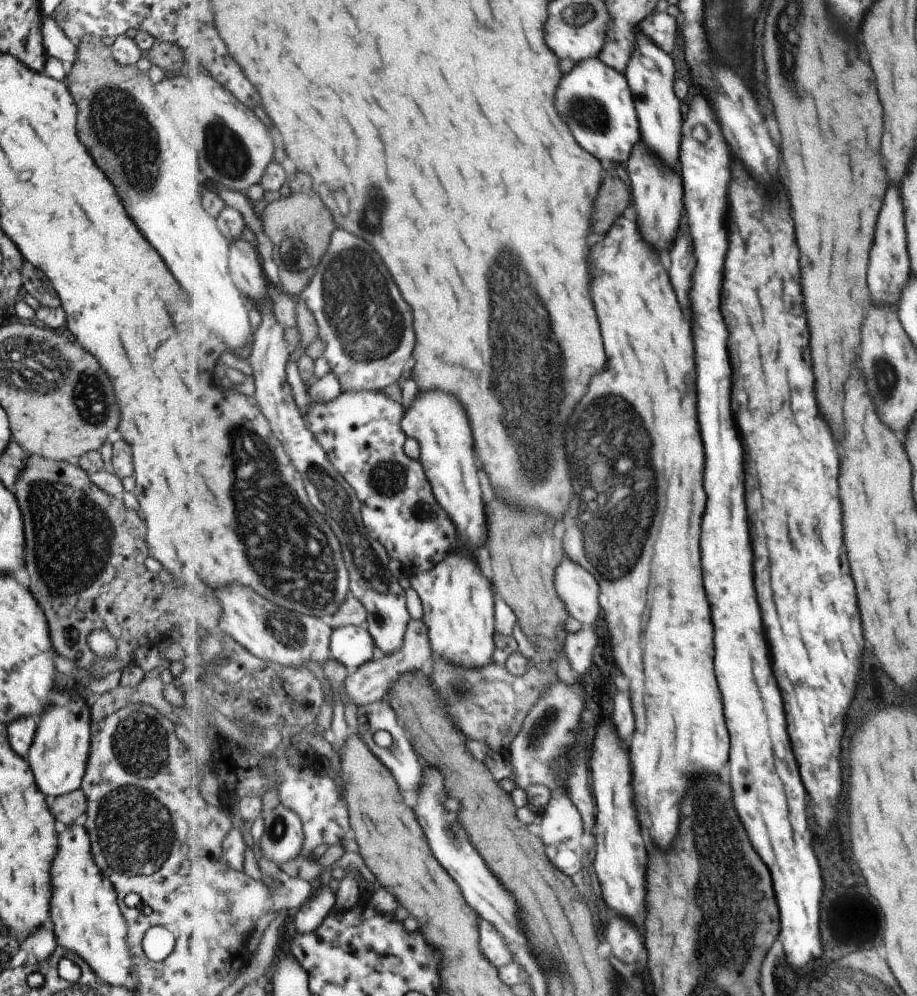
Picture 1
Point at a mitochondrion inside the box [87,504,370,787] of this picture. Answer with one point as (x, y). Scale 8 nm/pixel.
(287, 629)

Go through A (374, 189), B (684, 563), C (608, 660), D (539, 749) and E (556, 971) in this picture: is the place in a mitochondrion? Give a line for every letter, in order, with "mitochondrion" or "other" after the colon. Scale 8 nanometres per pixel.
A: mitochondrion
B: other
C: other
D: mitochondrion
E: mitochondrion

